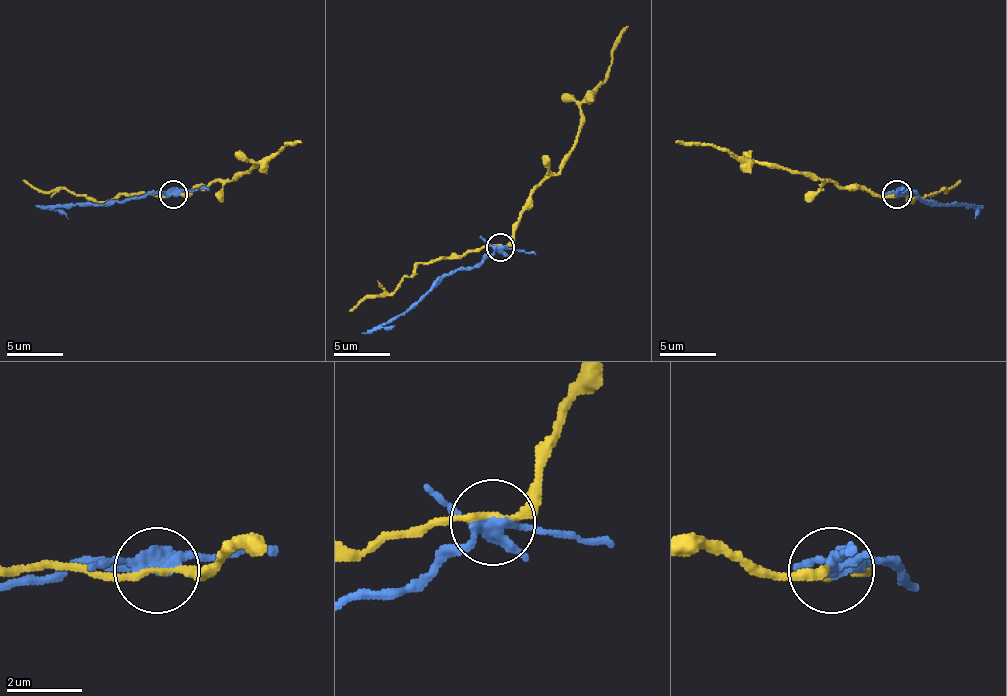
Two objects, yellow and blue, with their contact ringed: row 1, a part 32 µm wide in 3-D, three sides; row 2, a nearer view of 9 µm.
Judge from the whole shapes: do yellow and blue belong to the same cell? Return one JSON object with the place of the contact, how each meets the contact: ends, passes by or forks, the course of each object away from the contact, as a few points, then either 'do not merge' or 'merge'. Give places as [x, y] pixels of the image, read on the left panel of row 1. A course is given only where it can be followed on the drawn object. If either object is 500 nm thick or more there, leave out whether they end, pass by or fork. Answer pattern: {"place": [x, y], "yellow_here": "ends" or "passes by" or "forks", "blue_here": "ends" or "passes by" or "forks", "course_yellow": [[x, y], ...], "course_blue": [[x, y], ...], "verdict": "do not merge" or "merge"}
{"place": [173, 194], "yellow_here": "passes by", "blue_here": "forks", "course_yellow": [[174, 194], [185, 196], [194, 188], [233, 180], [253, 163], [264, 163], [278, 149], [301, 140]], "course_blue": [[174, 194], [118, 202], [36, 208]], "verdict": "do not merge"}

